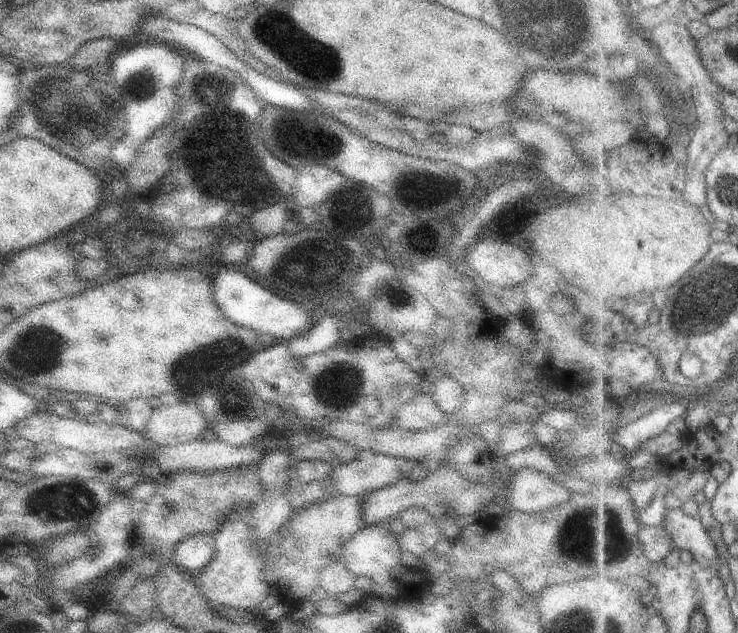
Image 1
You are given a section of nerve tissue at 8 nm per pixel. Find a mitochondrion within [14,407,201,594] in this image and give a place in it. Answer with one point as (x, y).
(62, 500)

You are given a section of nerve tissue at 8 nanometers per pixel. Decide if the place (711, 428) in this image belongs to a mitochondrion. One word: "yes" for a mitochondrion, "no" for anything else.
no

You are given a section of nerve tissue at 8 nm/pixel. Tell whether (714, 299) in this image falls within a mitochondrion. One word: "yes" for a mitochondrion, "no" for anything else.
yes

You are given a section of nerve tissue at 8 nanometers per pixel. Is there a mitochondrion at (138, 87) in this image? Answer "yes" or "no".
yes

